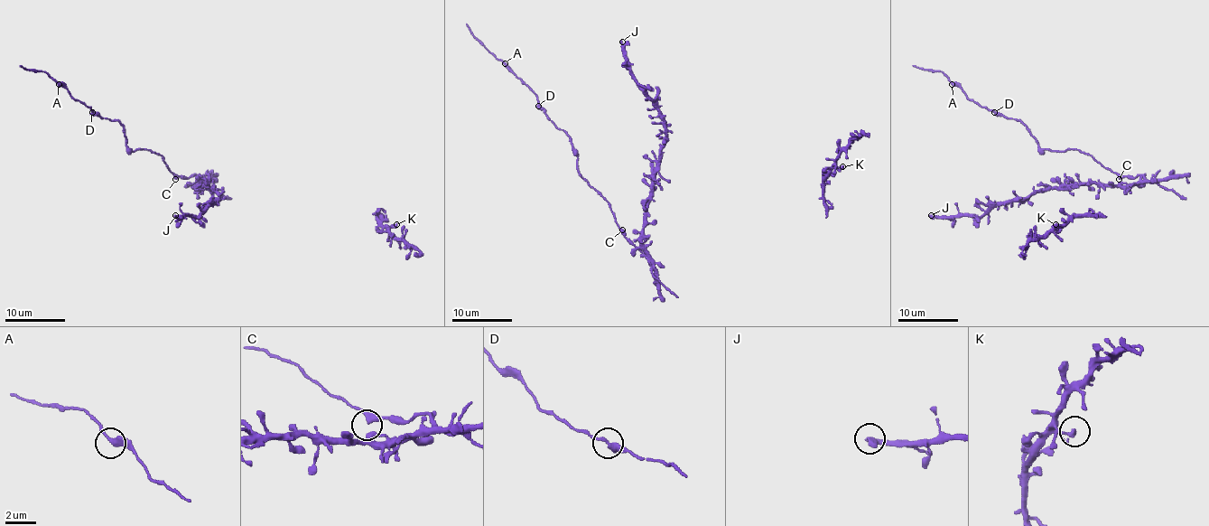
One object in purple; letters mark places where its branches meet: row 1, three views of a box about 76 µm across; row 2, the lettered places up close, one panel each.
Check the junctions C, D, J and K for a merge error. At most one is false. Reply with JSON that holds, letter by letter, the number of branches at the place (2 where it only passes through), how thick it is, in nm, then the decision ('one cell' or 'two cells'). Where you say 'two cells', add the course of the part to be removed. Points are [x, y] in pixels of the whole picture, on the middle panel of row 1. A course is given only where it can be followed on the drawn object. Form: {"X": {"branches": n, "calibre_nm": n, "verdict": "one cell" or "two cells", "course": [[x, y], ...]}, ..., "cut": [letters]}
{"C": {"branches": 2, "calibre_nm": 360, "verdict": "one cell"}, "D": {"branches": 2, "calibre_nm": 320, "verdict": "one cell"}, "J": {"branches": 2, "calibre_nm": 220, "verdict": "one cell"}, "K": {"branches": 1, "calibre_nm": 340, "verdict": "one cell"}, "cut": []}

